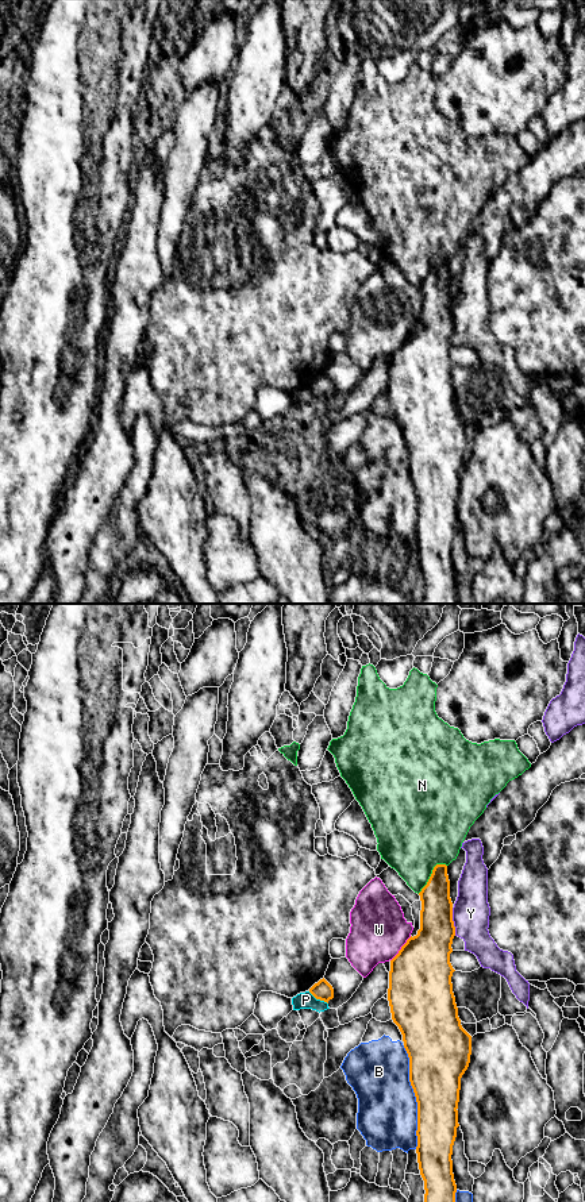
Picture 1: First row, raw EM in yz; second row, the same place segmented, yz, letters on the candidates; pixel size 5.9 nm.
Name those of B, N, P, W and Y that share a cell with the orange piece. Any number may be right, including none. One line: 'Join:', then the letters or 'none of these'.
Join: none of these

